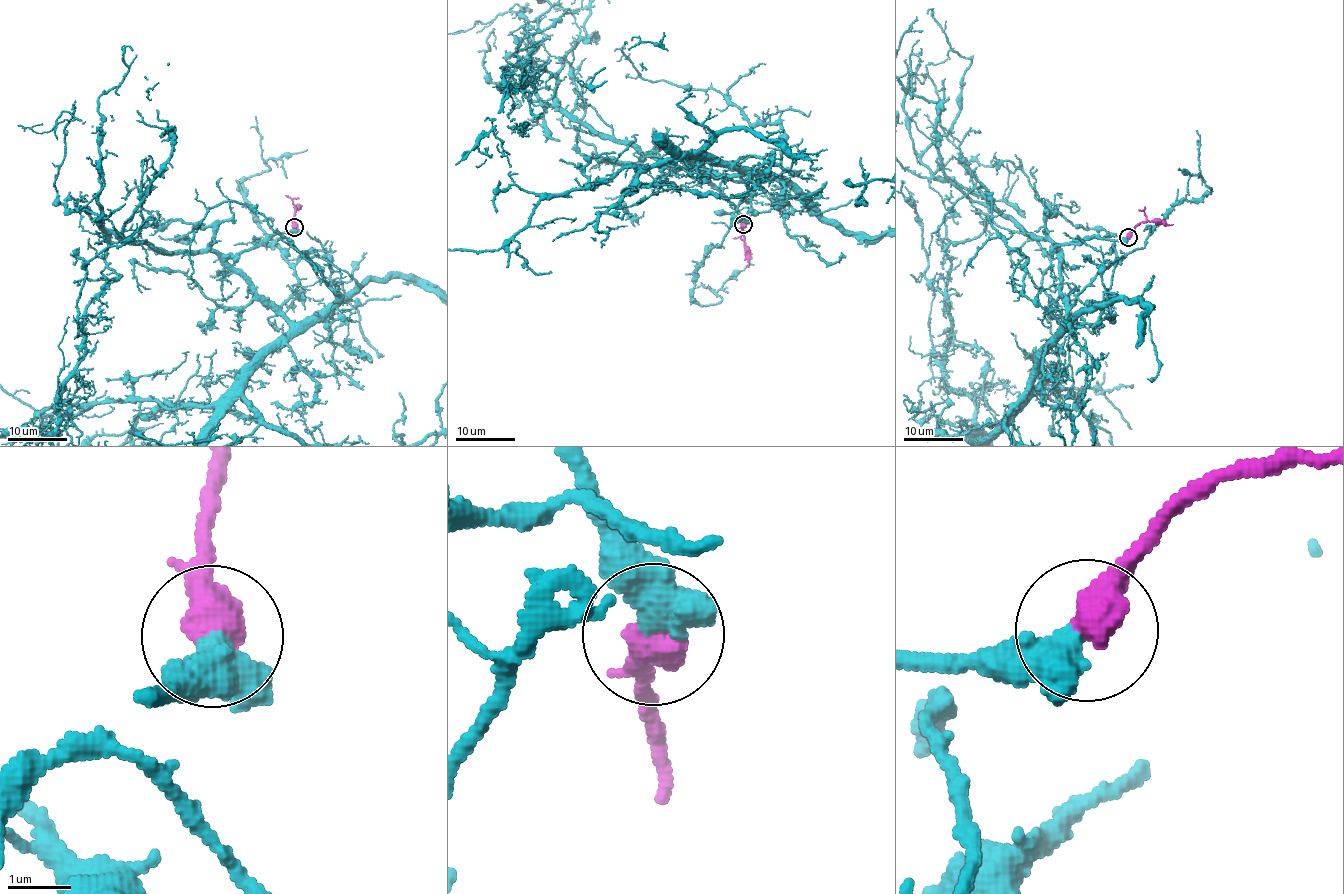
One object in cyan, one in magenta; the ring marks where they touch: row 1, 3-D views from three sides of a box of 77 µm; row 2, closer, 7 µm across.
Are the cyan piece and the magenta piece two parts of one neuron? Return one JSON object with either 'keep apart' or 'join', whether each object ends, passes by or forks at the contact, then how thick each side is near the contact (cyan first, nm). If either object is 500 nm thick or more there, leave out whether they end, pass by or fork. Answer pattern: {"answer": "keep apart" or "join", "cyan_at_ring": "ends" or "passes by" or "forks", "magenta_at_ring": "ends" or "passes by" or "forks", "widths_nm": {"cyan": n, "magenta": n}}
{"answer": "join", "widths_nm": {"cyan": 420, "magenta": 650}}

